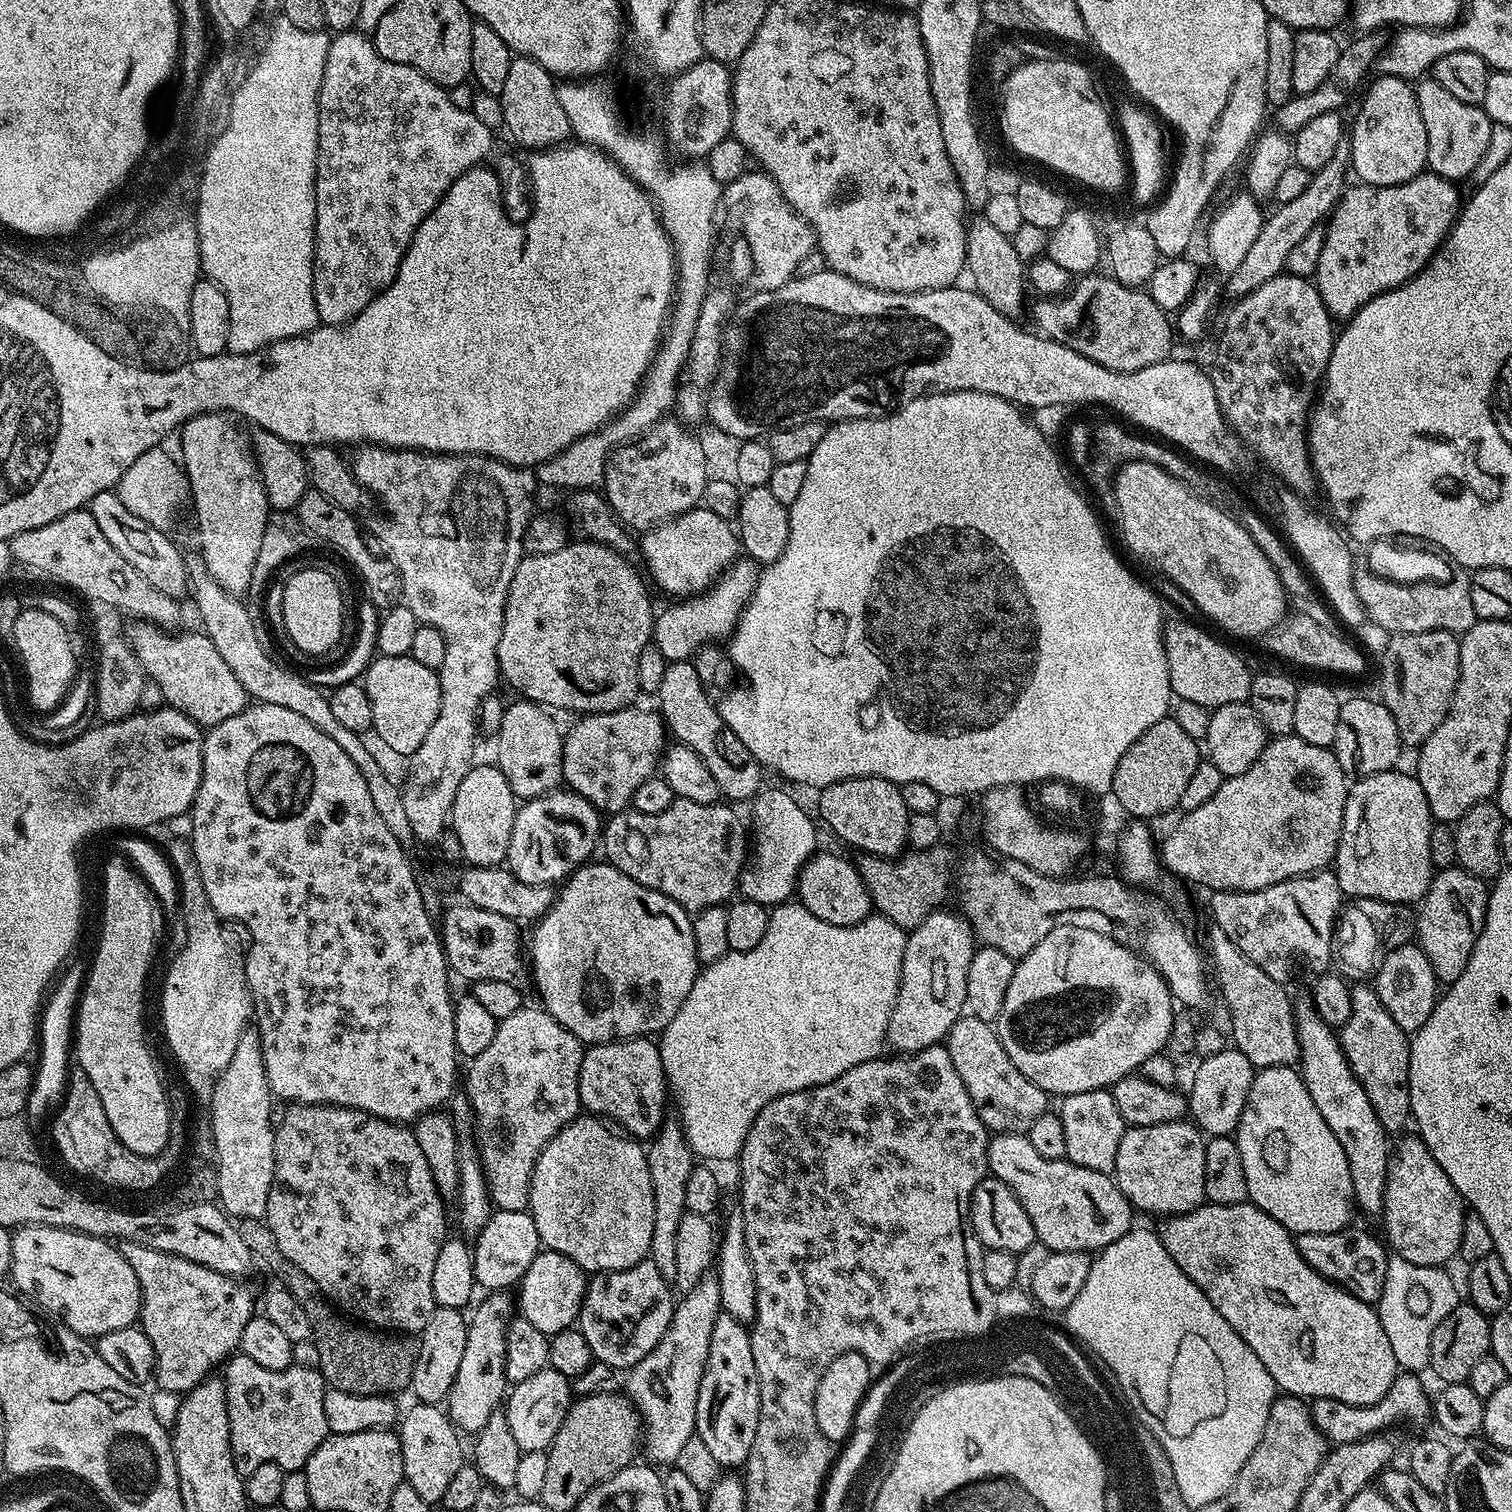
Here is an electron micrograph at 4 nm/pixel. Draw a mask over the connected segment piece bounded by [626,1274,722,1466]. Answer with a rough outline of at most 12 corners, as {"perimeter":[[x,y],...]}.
{"perimeter":[[715,1275],[679,1297],[627,1373],[642,1452],[675,1465],[696,1436],[721,1312]]}

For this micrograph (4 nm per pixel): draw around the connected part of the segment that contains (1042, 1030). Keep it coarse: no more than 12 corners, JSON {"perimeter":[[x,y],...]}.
{"perimeter":[[1058,926],[994,1027],[1063,1098],[1165,1051],[1172,992],[1139,951]]}

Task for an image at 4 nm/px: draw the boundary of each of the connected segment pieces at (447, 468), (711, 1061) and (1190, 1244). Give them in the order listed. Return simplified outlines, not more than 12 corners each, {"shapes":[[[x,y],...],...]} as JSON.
{"shapes":[[[365,444],[354,478],[403,603],[446,638],[400,789],[435,845],[501,679],[538,485],[488,456]],[[799,902],[658,1036],[697,1157],[881,1055],[908,932]],[[1251,1202],[1167,1217],[1170,1258],[1281,1393],[1378,1402],[1379,1311]]]}

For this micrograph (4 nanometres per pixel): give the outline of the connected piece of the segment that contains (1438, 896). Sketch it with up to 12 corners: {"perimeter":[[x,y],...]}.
{"perimeter":[[1459,866],[1435,873],[1418,947],[1441,985],[1466,970],[1490,888]]}

